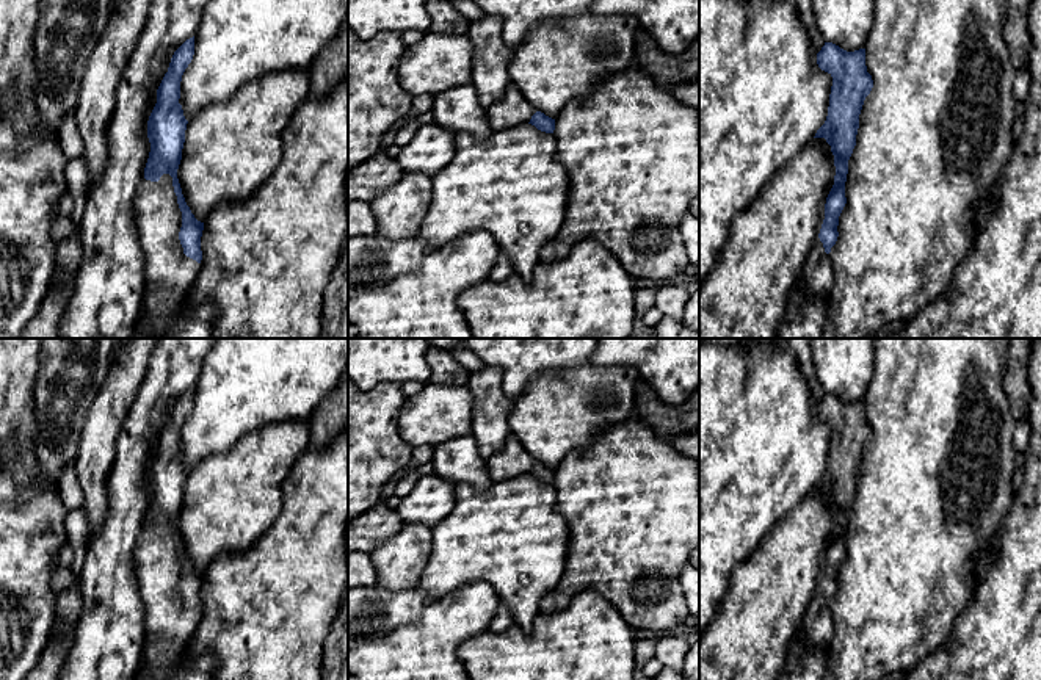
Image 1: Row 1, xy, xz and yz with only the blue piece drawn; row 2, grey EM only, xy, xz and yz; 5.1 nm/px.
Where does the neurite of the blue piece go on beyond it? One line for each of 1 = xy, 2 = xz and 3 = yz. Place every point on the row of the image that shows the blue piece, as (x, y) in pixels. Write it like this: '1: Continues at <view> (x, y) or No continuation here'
1: Continues at xy (168, 273)
2: Continues at xz (515, 110)
3: Continues at yz (816, 278)

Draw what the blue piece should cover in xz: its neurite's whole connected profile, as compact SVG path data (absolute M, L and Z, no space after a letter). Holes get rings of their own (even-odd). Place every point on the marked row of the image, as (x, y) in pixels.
M513 83L508 85L500 102L486 108L486 116L494 132L527 122L546 133L555 130L555 119L538 111Z

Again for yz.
M825 42L817 53L817 64L832 77L832 86L826 121L814 138L825 138L831 146L836 175L820 215L815 241L801 266L796 284L809 298L828 301L834 285L829 252L837 241L839 216L847 204L848 160L856 146L859 114L873 88L873 80L867 72L865 49L847 52L832 42Z

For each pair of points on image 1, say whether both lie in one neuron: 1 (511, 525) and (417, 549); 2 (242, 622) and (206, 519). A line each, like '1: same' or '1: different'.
1: different
2: different

